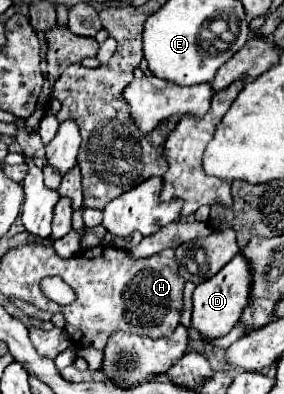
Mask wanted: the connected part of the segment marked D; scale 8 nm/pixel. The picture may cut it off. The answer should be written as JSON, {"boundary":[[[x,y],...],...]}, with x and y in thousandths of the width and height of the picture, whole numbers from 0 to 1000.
{"boundary":[[[852,645],[824,650],[824,665],[796,675],[796,685],[775,685],[754,706],[711,716],[683,736],[683,787],[676,787],[676,832],[704,843],[711,863],[754,863],[775,853],[796,853],[824,822],[838,817],[838,802],[852,797],[866,766],[880,751],[880,680],[866,655]]]}

